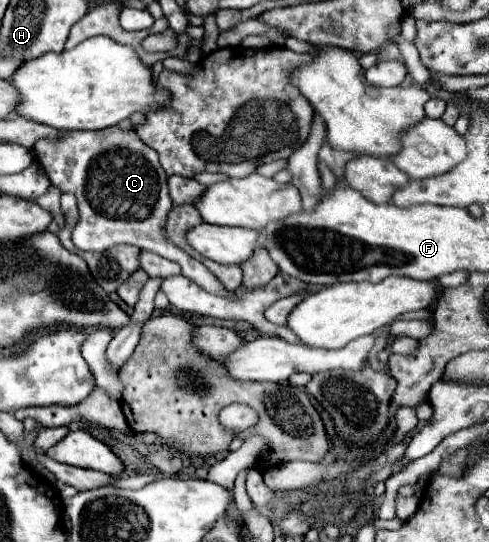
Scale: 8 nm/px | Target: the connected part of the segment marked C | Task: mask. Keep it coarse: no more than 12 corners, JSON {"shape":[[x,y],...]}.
{"shape":[[119,127],[33,149],[77,197],[77,249],[129,243],[233,295],[165,239],[173,207],[157,151]]}

